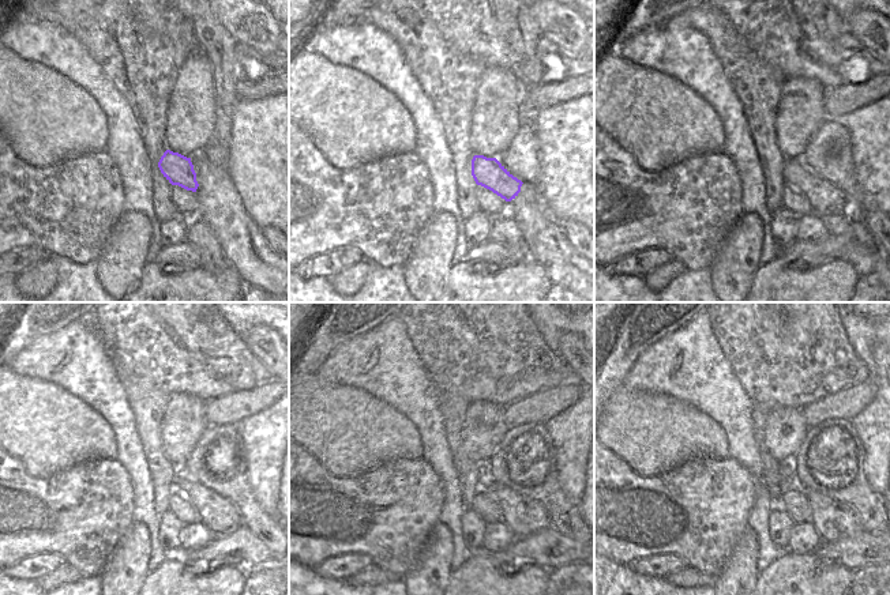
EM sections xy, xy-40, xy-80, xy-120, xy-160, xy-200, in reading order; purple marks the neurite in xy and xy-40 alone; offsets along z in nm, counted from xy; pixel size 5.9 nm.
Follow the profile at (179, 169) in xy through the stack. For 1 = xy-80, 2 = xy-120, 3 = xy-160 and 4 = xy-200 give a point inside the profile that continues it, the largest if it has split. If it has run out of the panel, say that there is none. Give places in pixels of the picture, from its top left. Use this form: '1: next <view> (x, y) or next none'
1: next xy-80 (826, 200)
2: next xy-120 (218, 513)
3: next xy-160 (525, 516)
4: next xy-200 (833, 520)

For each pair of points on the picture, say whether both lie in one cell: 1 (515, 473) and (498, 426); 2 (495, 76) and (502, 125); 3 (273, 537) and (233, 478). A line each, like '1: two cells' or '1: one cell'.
1: two cells
2: one cell
3: one cell

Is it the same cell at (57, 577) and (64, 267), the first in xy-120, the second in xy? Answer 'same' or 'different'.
different

